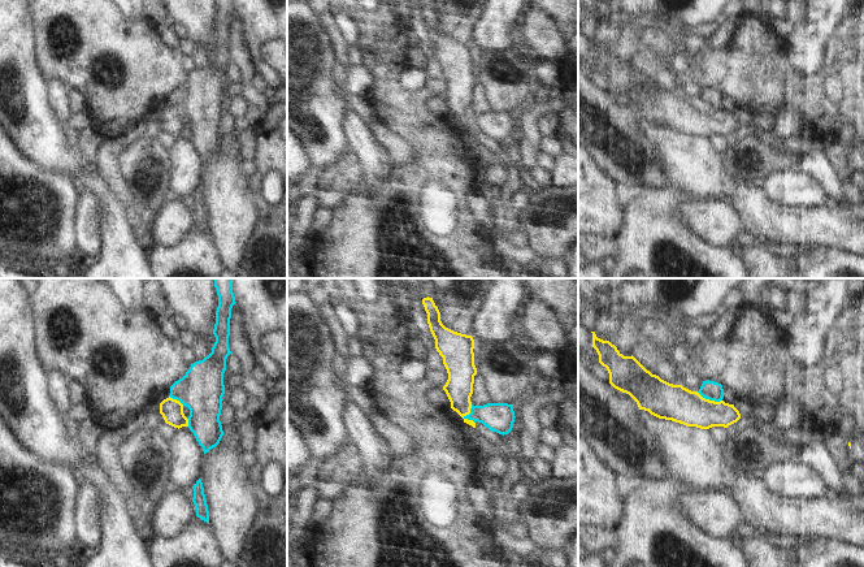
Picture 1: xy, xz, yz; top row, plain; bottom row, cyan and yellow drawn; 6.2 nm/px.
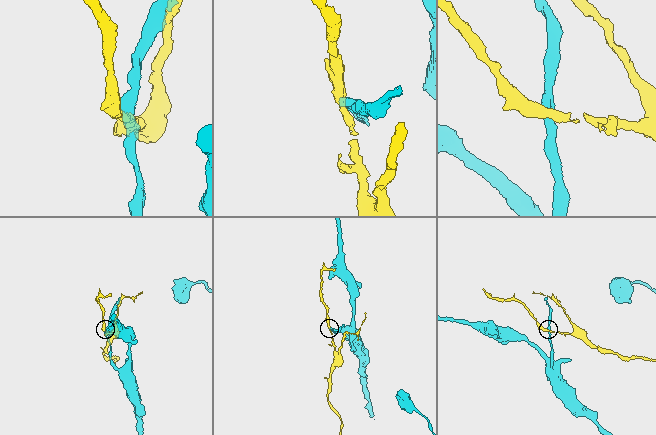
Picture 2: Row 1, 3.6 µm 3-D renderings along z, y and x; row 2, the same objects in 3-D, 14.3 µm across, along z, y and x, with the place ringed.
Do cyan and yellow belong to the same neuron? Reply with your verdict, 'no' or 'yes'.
no

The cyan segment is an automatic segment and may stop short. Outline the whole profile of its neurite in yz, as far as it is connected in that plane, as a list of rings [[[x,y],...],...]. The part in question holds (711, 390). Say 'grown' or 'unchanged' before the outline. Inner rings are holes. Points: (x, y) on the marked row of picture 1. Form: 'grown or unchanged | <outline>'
unchanged | [[[703,381],[699,391],[703,398],[720,402],[724,398],[724,389],[722,385],[715,381]]]

